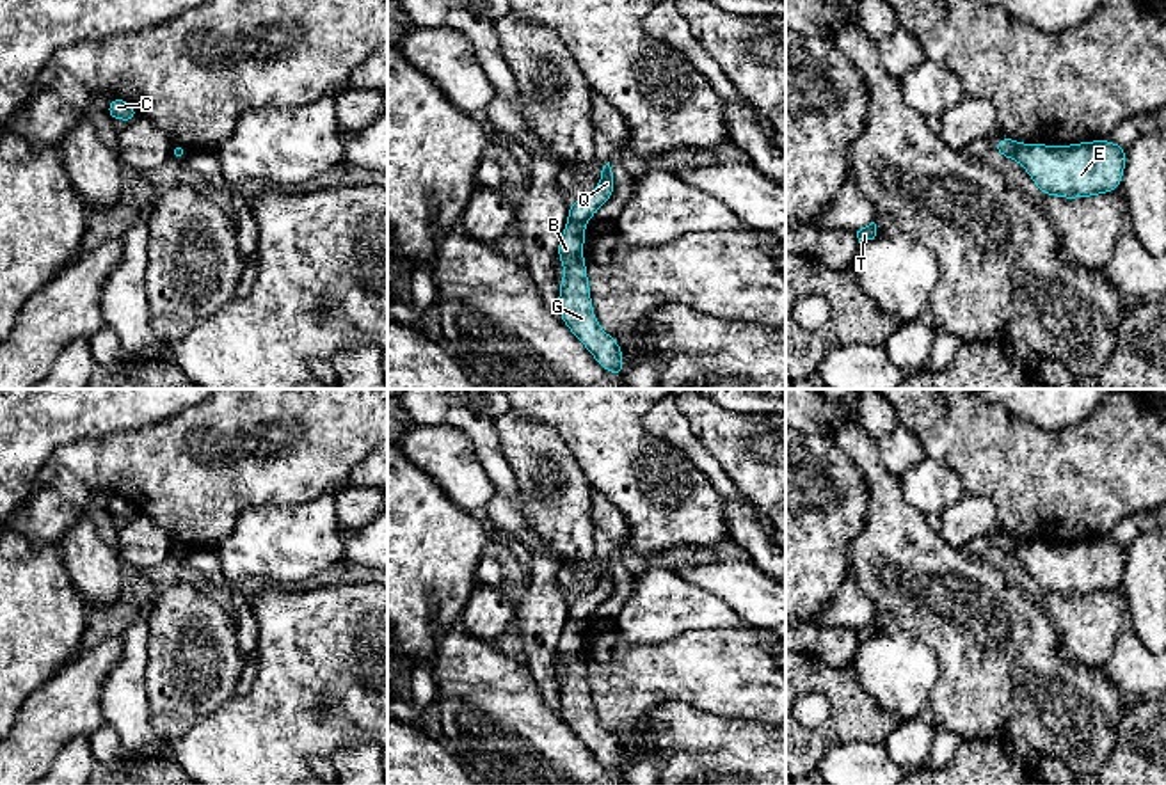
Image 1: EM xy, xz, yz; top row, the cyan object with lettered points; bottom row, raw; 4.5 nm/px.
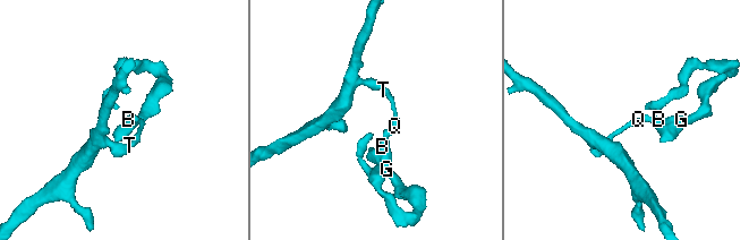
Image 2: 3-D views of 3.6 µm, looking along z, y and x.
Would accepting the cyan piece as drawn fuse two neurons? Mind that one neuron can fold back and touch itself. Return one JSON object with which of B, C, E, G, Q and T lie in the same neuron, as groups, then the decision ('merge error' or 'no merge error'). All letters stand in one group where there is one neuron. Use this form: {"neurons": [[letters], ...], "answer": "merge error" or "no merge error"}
{"neurons": [["B", "C", "E", "G"], ["Q", "T"]], "answer": "merge error"}

